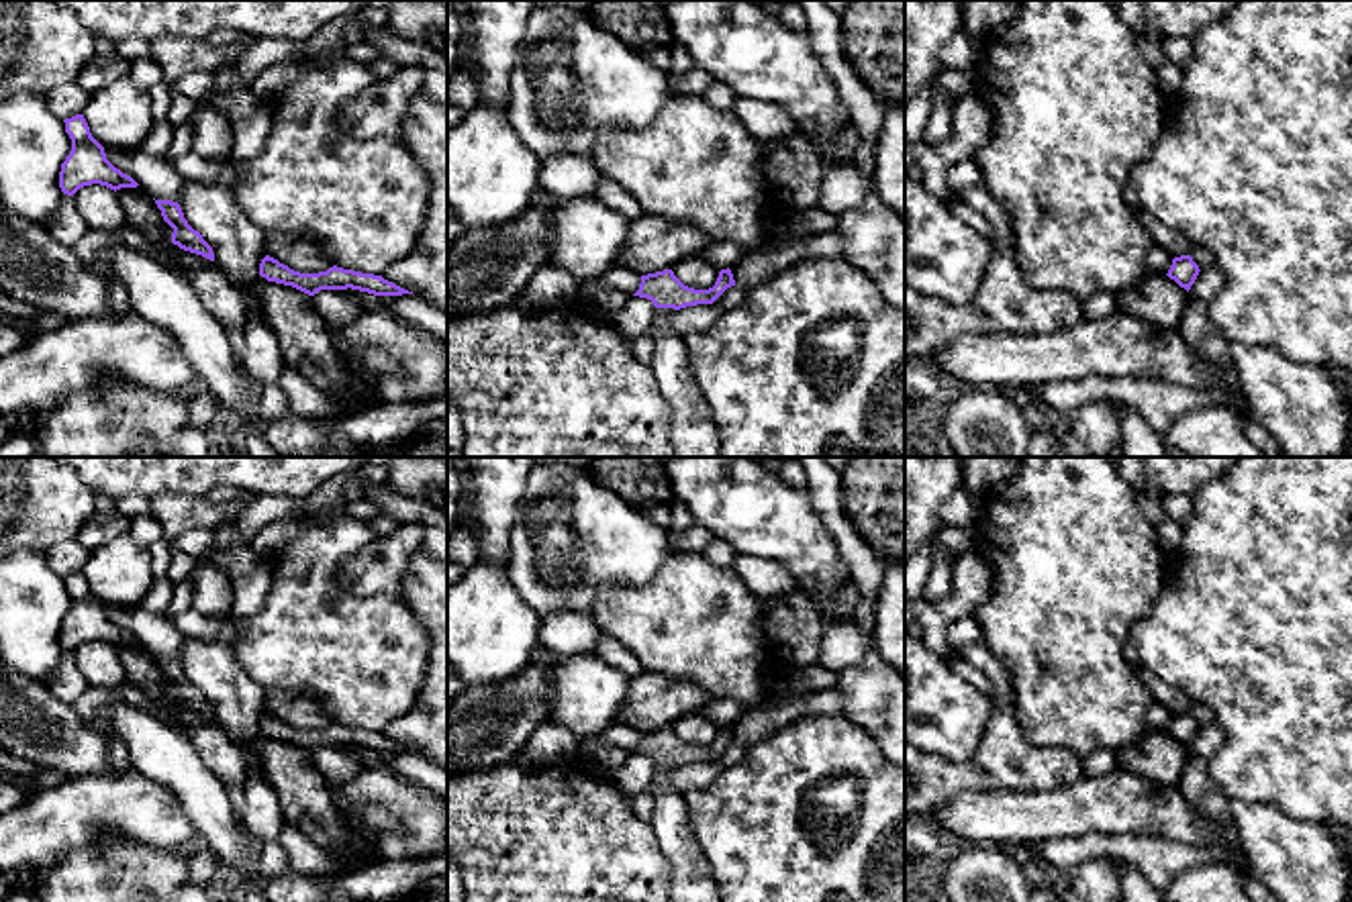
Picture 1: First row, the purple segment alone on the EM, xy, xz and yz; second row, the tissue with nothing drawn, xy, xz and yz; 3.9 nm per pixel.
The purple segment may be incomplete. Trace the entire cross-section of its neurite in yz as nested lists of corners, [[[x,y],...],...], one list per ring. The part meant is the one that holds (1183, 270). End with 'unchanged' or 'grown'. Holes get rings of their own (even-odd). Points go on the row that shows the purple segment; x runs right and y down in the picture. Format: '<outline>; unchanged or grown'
[[[1180,255],[1172,259],[1172,265],[1168,269],[1168,278],[1174,280],[1180,288],[1185,288],[1187,292],[1191,290],[1191,286],[1195,284],[1197,275],[1199,275],[1199,265],[1193,261],[1191,255]]]; unchanged

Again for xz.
[[[672,269],[641,275],[639,290],[633,296],[647,298],[656,308],[686,308],[713,304],[727,288],[735,286],[731,269],[721,269],[713,288],[694,290],[684,286]]]; unchanged

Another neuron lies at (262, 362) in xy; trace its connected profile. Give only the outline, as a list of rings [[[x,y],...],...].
[[[261,318],[247,320],[243,331],[245,349],[237,359],[239,369],[257,390],[270,384],[278,384],[278,378],[286,363],[282,359],[274,331]]]

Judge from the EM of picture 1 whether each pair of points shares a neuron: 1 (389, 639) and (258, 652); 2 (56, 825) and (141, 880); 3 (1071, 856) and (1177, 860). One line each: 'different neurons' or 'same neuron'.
1: same neuron
2: different neurons
3: same neuron

